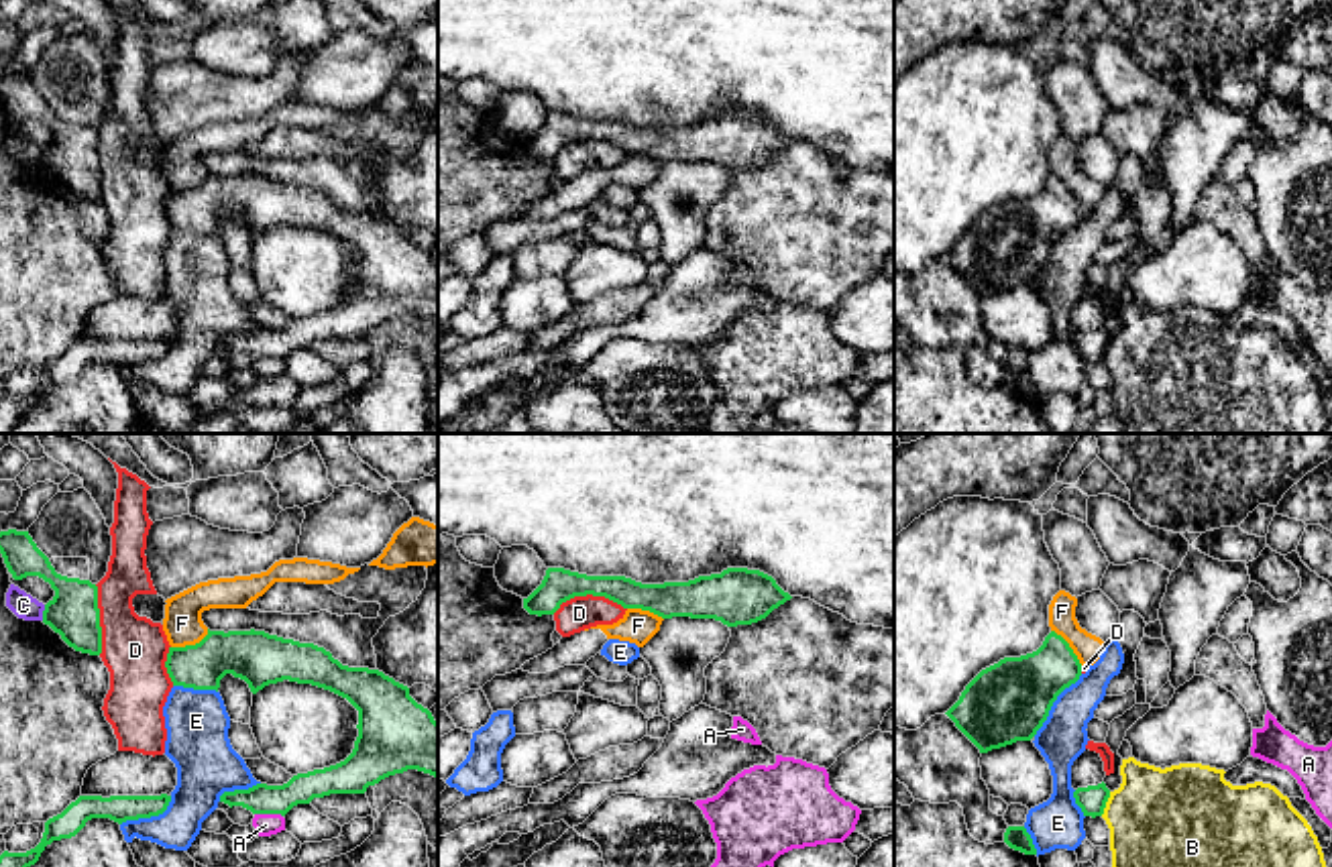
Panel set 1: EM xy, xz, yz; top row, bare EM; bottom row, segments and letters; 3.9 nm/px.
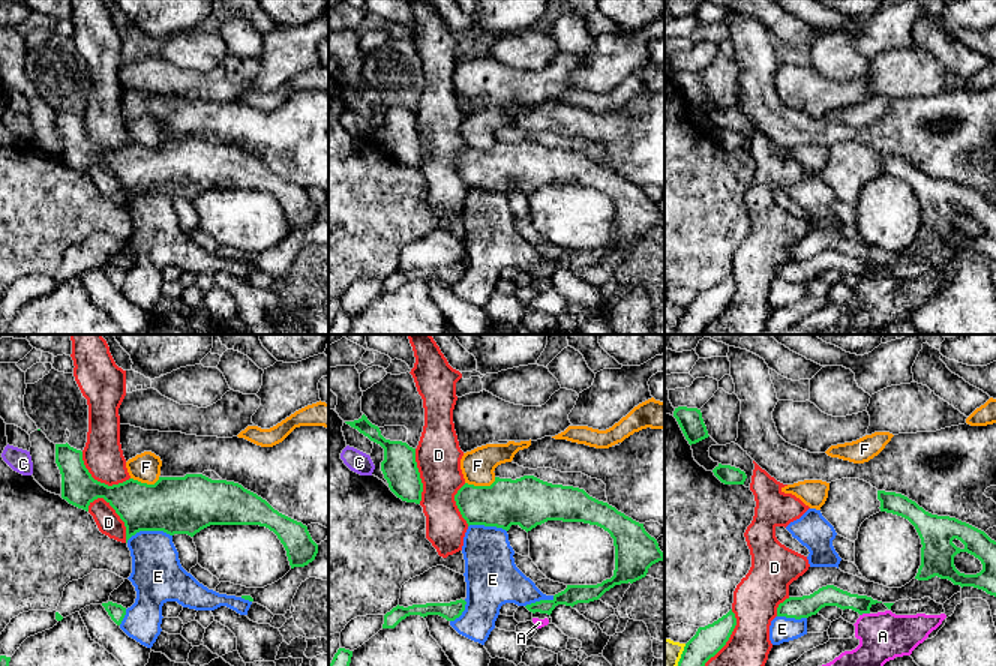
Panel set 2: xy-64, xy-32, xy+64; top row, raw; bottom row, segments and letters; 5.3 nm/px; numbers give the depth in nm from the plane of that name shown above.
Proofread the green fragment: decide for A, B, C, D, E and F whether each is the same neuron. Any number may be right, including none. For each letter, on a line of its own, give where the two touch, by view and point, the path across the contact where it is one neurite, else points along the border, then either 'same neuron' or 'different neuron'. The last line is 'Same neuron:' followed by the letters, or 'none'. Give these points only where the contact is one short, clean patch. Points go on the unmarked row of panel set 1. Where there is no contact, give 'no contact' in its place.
A: xy (269, 357) | along xy (255, 357), (278, 357), (282, 361) | different neuron
B: yz (1104, 349) | different neuron
C: xy (43, 157) | different neuron
D: xz (589, 137) | different neuron
E: yz (1051, 249) | different neuron
F: xy (190, 190) | along xy (208, 174), (198, 186), (172, 192) | different neuron
Same neuron: none

